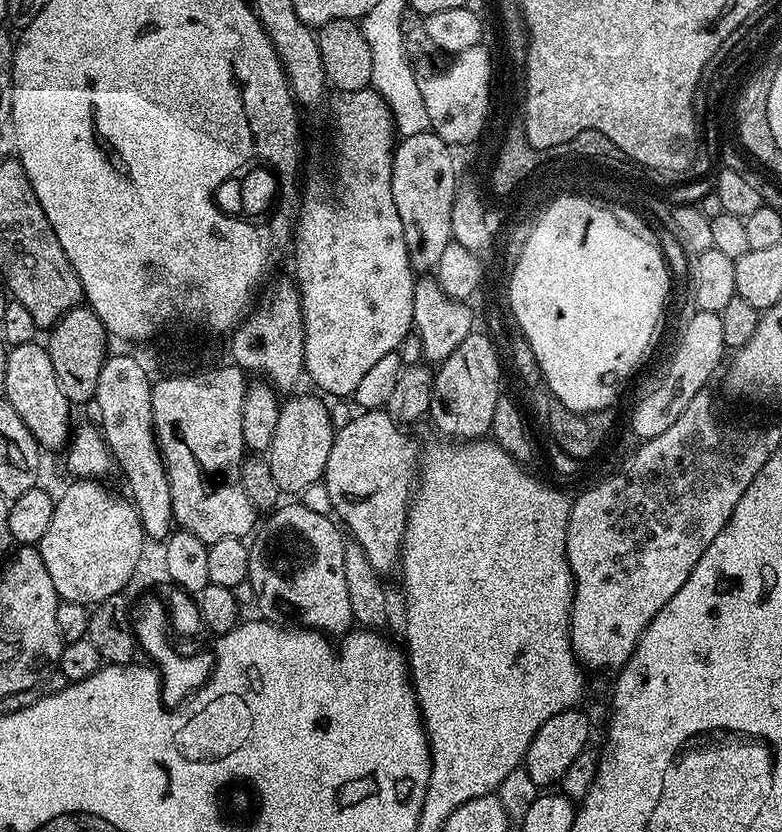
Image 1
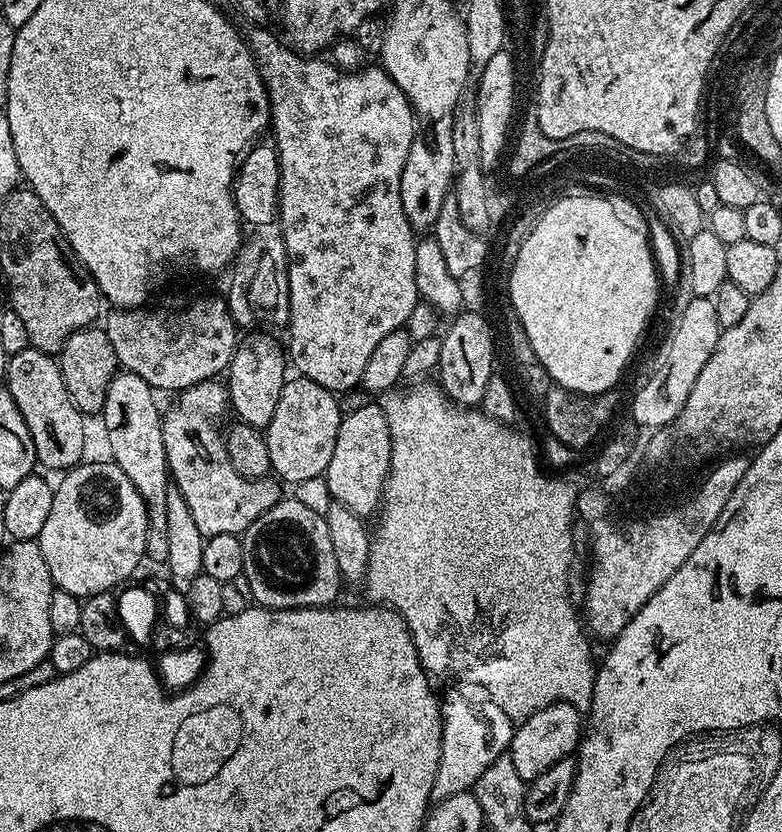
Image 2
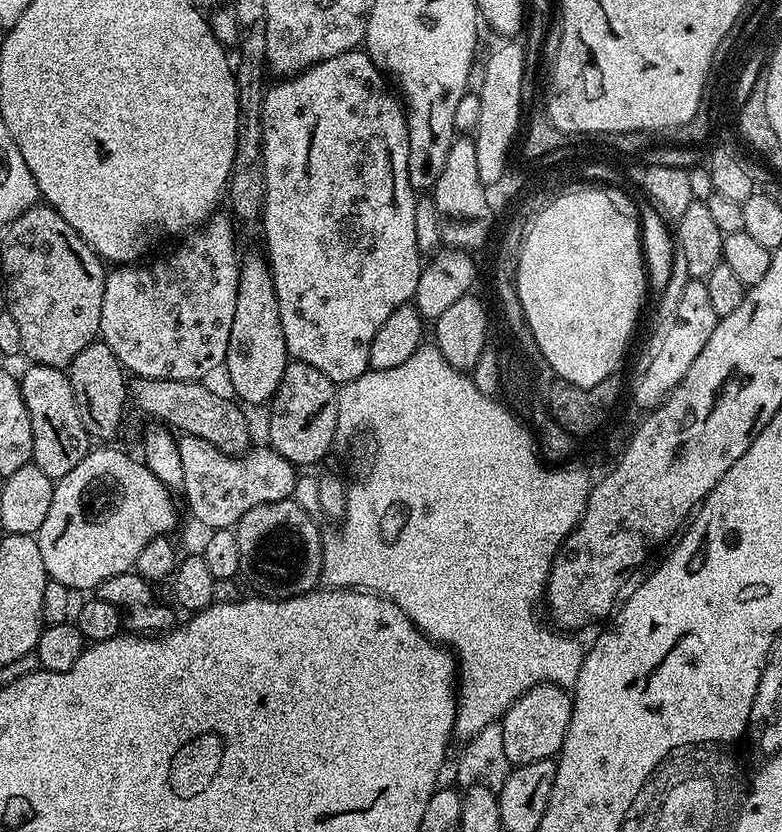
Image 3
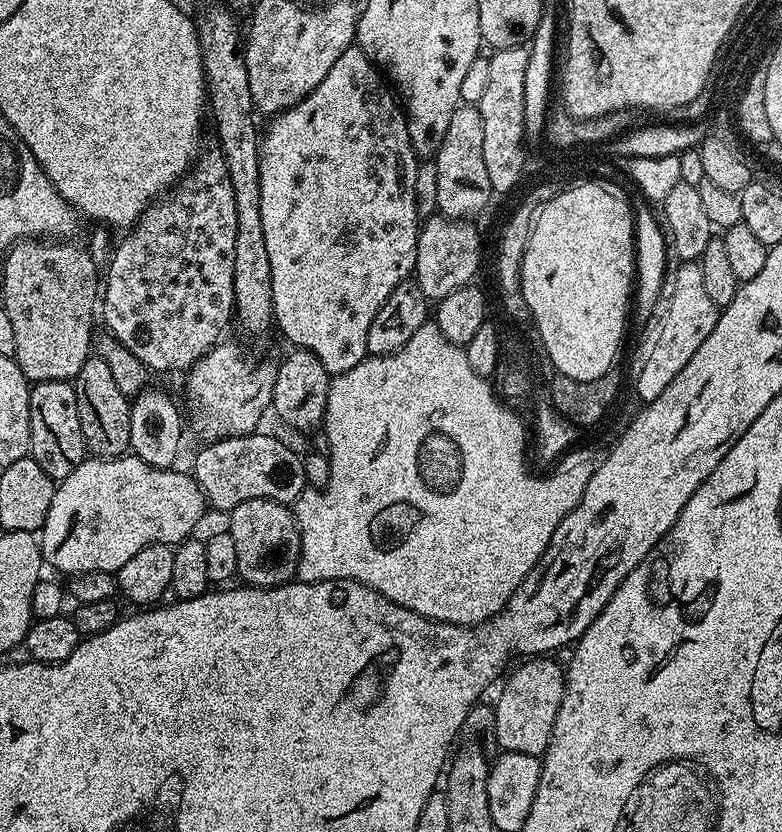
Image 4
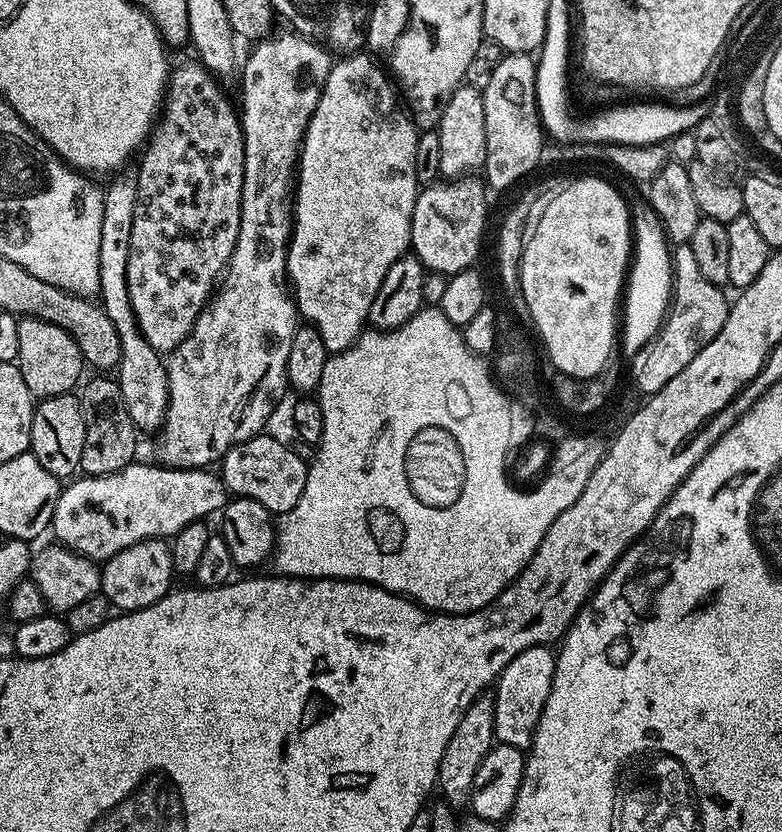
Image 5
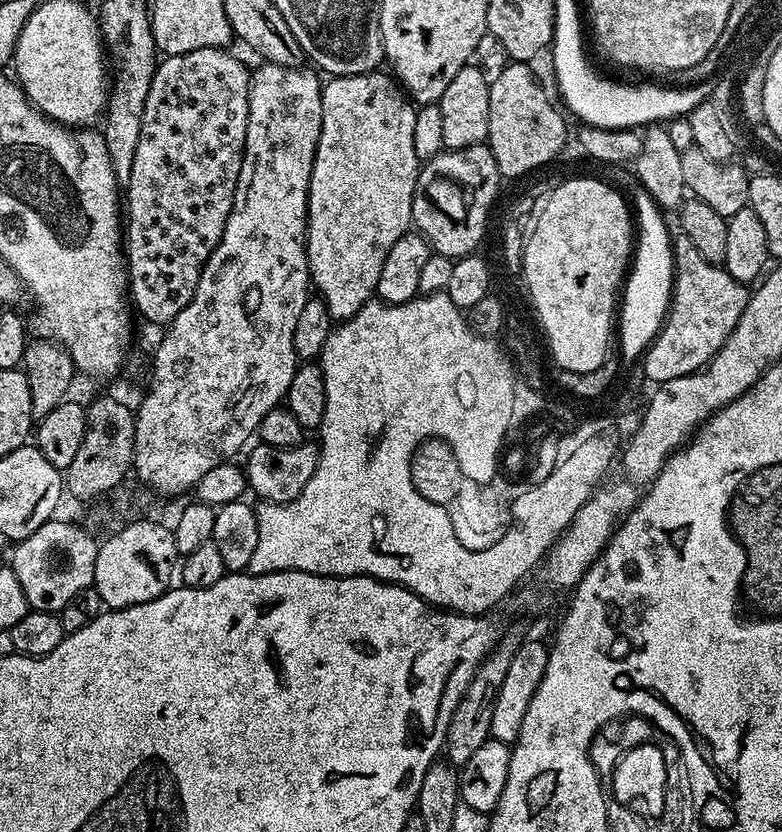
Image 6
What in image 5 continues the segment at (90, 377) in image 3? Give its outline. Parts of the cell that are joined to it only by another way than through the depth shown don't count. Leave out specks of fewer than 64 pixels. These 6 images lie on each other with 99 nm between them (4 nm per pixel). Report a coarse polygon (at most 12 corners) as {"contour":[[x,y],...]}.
{"contour":[[108,374],[83,381],[80,472],[106,476],[137,459],[138,433]]}

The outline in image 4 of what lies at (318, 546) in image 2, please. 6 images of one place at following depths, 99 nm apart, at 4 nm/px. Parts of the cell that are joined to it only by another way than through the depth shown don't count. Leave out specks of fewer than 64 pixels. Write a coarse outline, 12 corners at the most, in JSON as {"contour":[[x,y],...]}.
{"contour":[[246,500],[227,518],[245,585],[296,576],[300,528],[289,505]]}

